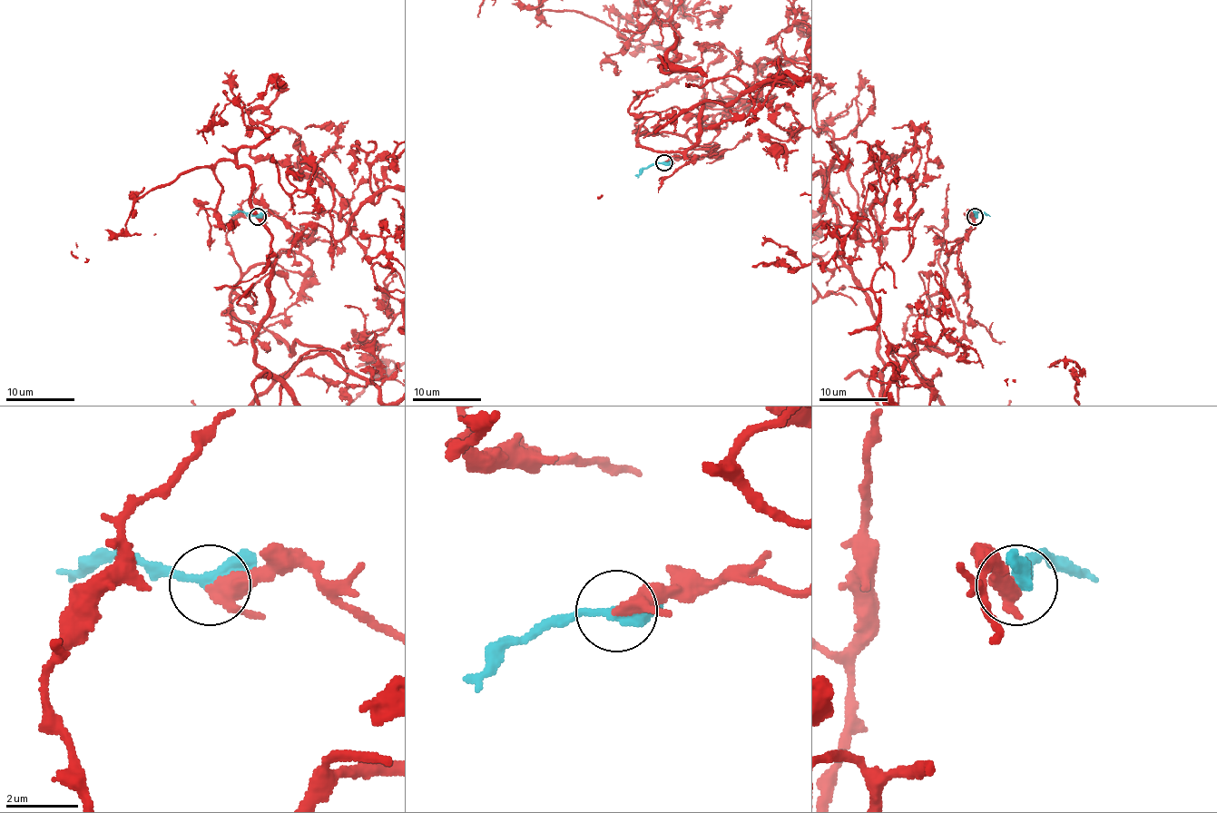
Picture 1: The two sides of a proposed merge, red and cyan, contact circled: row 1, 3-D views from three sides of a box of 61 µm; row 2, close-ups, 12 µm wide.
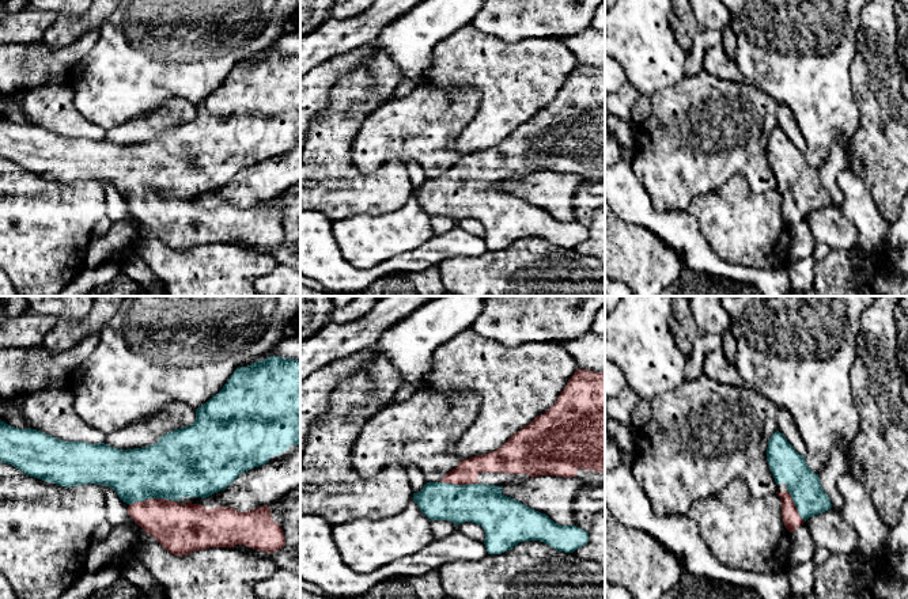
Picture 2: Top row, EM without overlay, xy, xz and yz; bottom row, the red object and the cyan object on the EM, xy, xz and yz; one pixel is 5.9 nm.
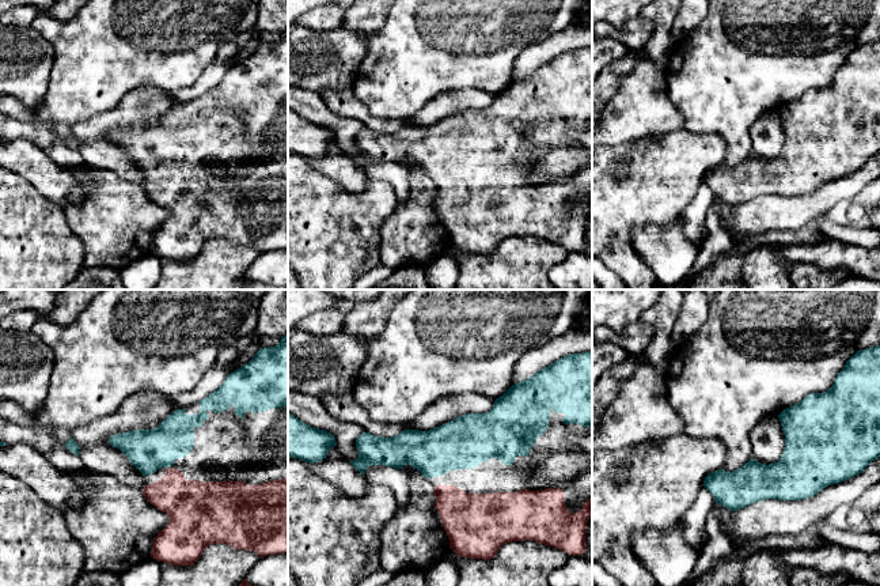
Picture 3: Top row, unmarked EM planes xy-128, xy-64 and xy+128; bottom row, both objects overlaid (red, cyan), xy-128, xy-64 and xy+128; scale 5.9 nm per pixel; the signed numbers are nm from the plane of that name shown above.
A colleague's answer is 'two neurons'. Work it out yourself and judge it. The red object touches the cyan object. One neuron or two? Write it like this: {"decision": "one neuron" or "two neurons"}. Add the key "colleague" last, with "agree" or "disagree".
{"decision": "one neuron", "colleague": "disagree"}

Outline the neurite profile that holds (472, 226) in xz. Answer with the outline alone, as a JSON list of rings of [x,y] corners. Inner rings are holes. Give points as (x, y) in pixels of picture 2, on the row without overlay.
[[[472,217],[461,219],[457,221],[457,225],[465,230],[466,232],[480,236],[483,239],[485,236],[484,224],[476,219],[472,219]]]

